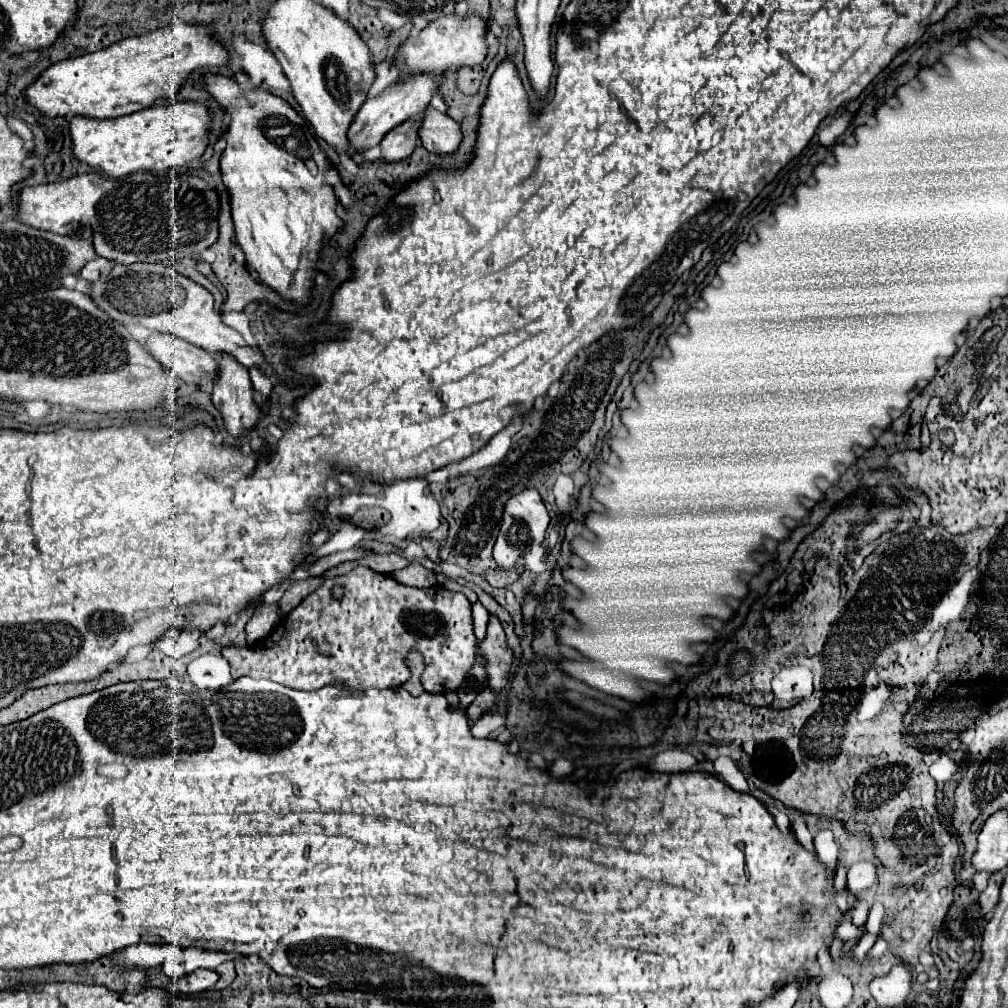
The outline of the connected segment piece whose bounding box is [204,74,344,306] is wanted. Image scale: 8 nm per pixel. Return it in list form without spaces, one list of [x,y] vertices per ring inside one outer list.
[[[206,74],[204,82],[214,100],[230,114],[230,126],[226,132],[228,146],[222,152],[220,170],[230,192],[236,242],[242,246],[248,266],[258,274],[264,286],[278,292],[284,300],[306,306],[314,288],[314,276],[318,274],[316,262],[320,260],[324,240],[332,238],[344,226],[342,218],[336,214],[338,198],[334,188],[324,184],[328,160],[316,138],[310,134],[306,120],[300,118],[298,112],[280,96],[274,96],[258,86],[244,92],[236,80],[220,74]]]

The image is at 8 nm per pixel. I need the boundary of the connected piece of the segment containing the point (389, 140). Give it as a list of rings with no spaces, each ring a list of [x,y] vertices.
[[[408,118],[406,122],[402,122],[400,126],[396,126],[394,130],[390,130],[386,134],[386,138],[380,142],[382,148],[382,158],[388,162],[394,160],[404,160],[412,154],[412,150],[416,148],[416,140],[418,140],[418,126],[420,126],[420,118]]]

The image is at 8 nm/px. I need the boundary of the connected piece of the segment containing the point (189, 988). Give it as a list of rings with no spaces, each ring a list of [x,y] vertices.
[[[196,970],[194,974],[186,974],[176,980],[176,986],[184,994],[198,994],[212,988],[218,982],[218,974],[212,970]]]

